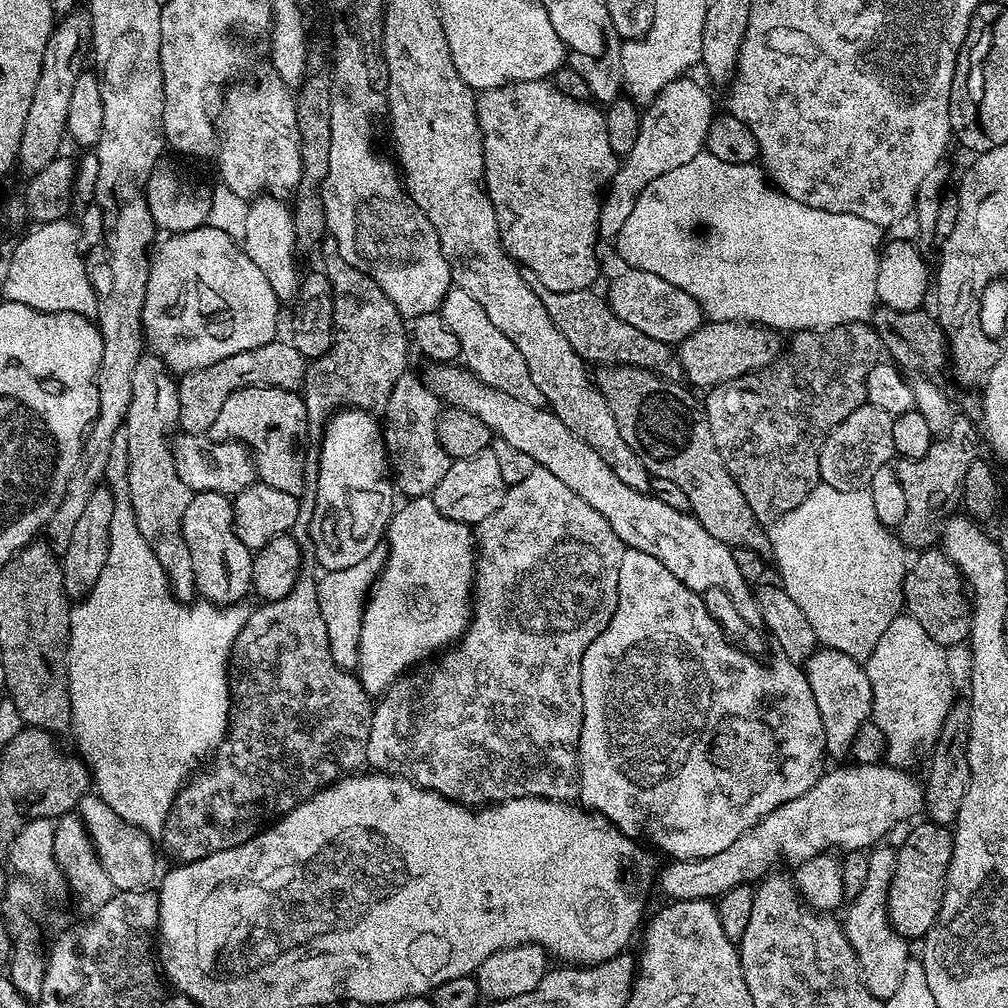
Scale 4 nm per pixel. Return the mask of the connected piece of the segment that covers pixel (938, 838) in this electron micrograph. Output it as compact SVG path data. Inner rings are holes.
M918 823L911 825L913 828L909 830L904 845L899 845L896 848L896 869L888 895L888 917L890 922L894 926L894 930L909 942L919 941L934 926L934 922L938 918L938 910L942 906L944 888L948 884L948 867L952 861L953 829L943 824Z

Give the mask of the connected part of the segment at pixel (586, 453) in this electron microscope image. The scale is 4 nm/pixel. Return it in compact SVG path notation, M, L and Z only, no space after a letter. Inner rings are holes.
M438 364L433 368L426 380L443 403L481 418L493 435L510 442L510 446L522 450L522 454L530 454L537 466L550 470L550 474L554 474L562 486L570 486L570 490L574 490L582 502L590 502L590 506L594 506L594 510L598 510L598 514L610 522L614 534L618 534L625 546L658 558L658 562L662 562L662 566L666 566L666 570L670 570L670 574L674 574L674 578L681 580L690 590L701 594L721 592L724 595L725 617L722 623L725 629L735 633L746 631L748 624L752 628L761 627L753 589L738 570L732 549L714 538L714 534L706 534L691 511L679 512L674 505L659 500L653 494L631 489L551 409L522 402L486 385L461 365Z

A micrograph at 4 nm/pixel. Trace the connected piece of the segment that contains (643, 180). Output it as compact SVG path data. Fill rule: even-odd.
M688 79L670 82L661 92L656 93L655 98L645 107L648 109L643 109L634 148L617 167L606 195L600 202L598 226L601 241L615 241L622 226L626 226L626 218L630 218L630 210L634 210L634 202L642 190L650 186L650 182L670 174L670 170L678 170L678 166L693 163L699 157L696 155L705 151L706 130L710 130L714 115L712 96L698 81Z

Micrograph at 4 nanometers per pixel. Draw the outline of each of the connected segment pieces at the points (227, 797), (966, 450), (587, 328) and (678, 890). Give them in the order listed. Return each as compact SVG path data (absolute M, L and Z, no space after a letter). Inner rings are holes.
M305 494L299 497L299 501L298 518L294 518L294 526L290 534L294 538L294 542L298 542L300 547L300 577L296 579L294 590L290 590L290 594L286 594L286 598L278 598L277 600L261 603L259 605L261 608L253 607L249 611L248 621L242 626L234 649L234 668L235 671L236 668L240 671L240 677L237 680L235 677L234 683L230 688L233 705L228 722L228 734L221 740L220 747L216 749L211 757L210 763L212 765L208 769L205 767L199 774L193 775L188 783L184 785L184 789L176 796L176 801L172 803L172 809L164 823L164 831L162 833L164 848L173 856L173 861L181 864L189 864L195 860L206 858L210 854L218 854L222 850L230 850L231 848L242 846L277 818L285 816L290 810L294 810L302 801L309 800L315 792L329 788L330 785L346 775L359 773L366 764L366 742L370 742L374 700L373 697L368 695L366 689L361 686L359 675L353 674L347 668L341 668L332 656L332 644L328 641L326 622L322 618L322 610L318 602L318 590L316 589L318 576L317 573L312 573L314 570L317 571L318 565L314 554L314 542L308 527L312 525L312 519L314 518L316 497L312 494Z
M960 412L951 423L950 430L944 436L937 437L922 458L900 458L895 461L896 477L898 482L902 482L902 491L906 495L906 515L896 534L905 547L924 550L939 541L943 523L963 501L966 471L970 468L970 462L979 457L979 448L982 448L982 438L977 425L975 428Z
M521 268L522 278L526 278L526 286L538 294L542 306L546 306L546 314L558 326L558 330L574 346L574 350L586 362L593 360L593 365L607 366L609 364L629 364L631 368L644 368L647 372L656 372L668 380L679 381L680 357L674 351L673 345L658 342L658 338L650 338L642 334L642 330L634 330L627 322L622 322L609 308L603 295L595 296L595 291L583 288L573 292L555 292L542 282L538 282L538 274L529 268Z
M853 763L842 764L836 766L836 769L831 770L827 769L819 778L819 782L810 788L806 793L799 795L798 798L791 799L790 802L783 803L782 806L774 811L771 811L766 818L758 821L751 827L750 830L746 831L745 834L742 834L741 837L737 839L733 844L726 846L725 850L722 850L721 853L712 854L709 858L702 858L696 860L672 860L668 862L660 872L658 876L658 886L659 888L668 896L667 899L673 900L707 900L707 899L717 899L722 893L726 890L733 889L734 886L742 884L752 884L760 879L763 879L773 868L774 864L778 863L780 860L784 860L790 863L790 866L795 866L801 864L804 861L808 861L812 857L816 857L818 853L837 850L840 852L845 851L865 851L874 845L877 845L892 828L896 827L898 824L908 820L911 821L915 819L914 817L917 813L920 814L923 811L924 806L924 789L921 781L916 780L912 777L912 774L909 771L901 768L890 767L885 763L878 764L858 764Z

